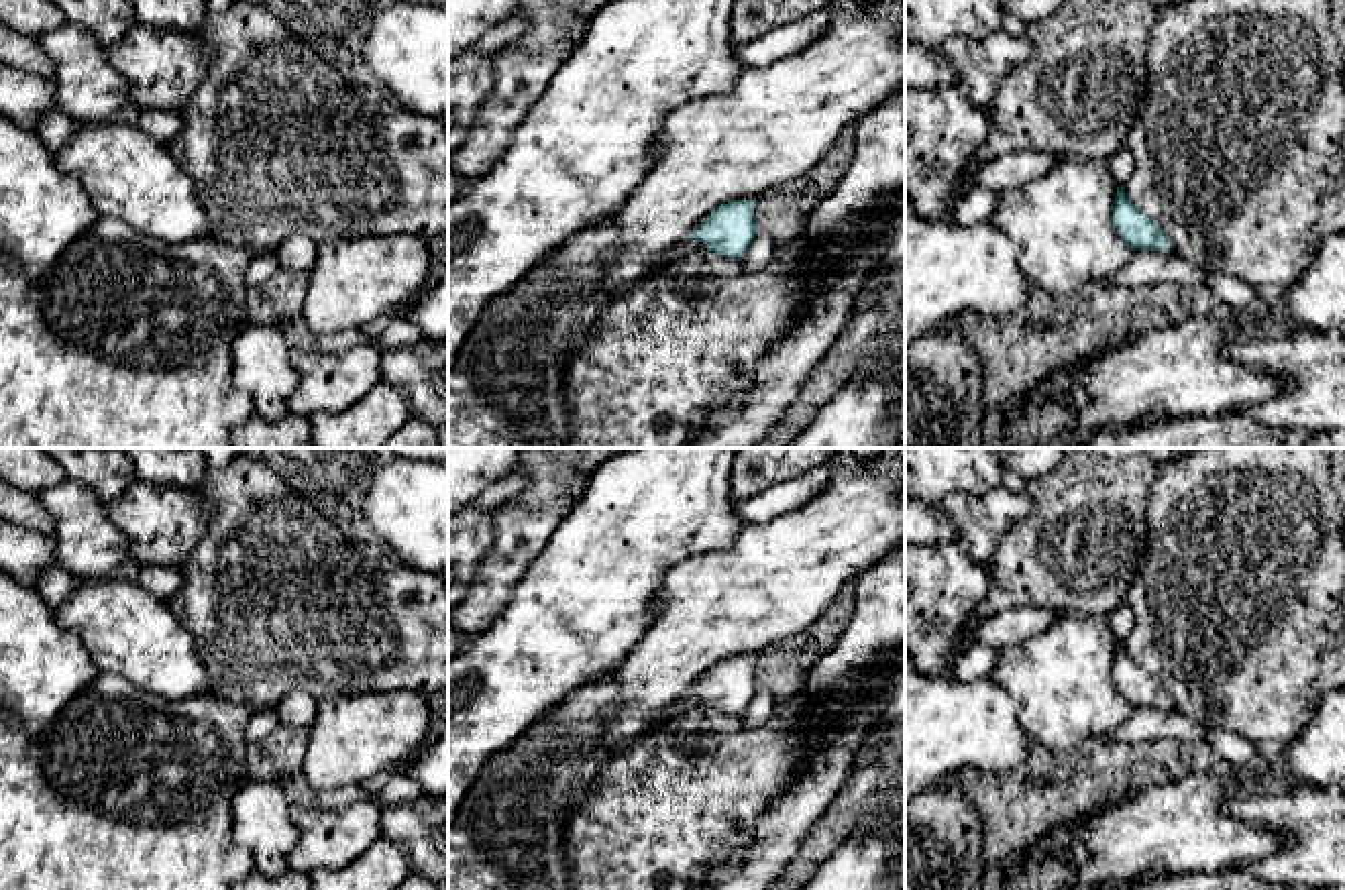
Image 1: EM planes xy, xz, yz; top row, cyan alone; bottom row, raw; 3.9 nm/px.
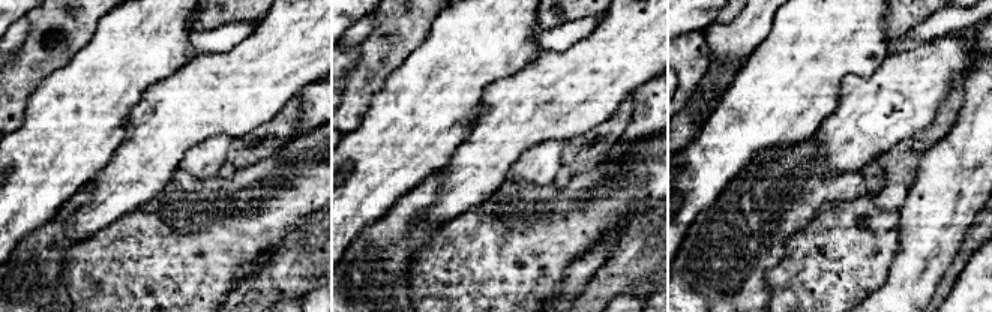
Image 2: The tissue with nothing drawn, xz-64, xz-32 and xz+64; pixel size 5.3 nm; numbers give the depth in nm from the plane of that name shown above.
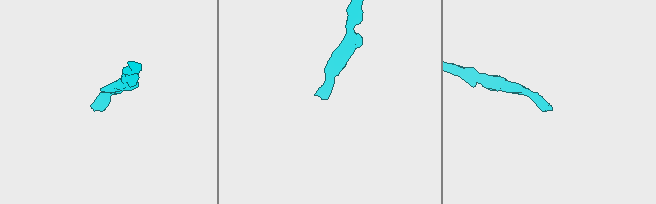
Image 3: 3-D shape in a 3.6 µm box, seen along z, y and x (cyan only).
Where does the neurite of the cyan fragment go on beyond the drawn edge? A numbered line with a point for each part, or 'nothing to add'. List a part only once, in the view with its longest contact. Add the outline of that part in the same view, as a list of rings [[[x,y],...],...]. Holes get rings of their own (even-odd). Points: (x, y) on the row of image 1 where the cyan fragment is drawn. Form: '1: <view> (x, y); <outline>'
1: xz (689, 245); [[[685,238],[670,255],[666,257],[658,257],[654,261],[656,265],[656,271],[668,263],[675,263],[675,261],[681,261],[685,259],[687,255],[693,255],[693,253],[699,253],[699,251],[709,251],[709,246],[701,240],[695,240],[695,238]]]

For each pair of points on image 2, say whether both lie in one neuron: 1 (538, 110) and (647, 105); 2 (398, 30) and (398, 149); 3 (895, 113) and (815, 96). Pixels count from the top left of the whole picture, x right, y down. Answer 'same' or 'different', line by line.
1: different
2: different
3: different

